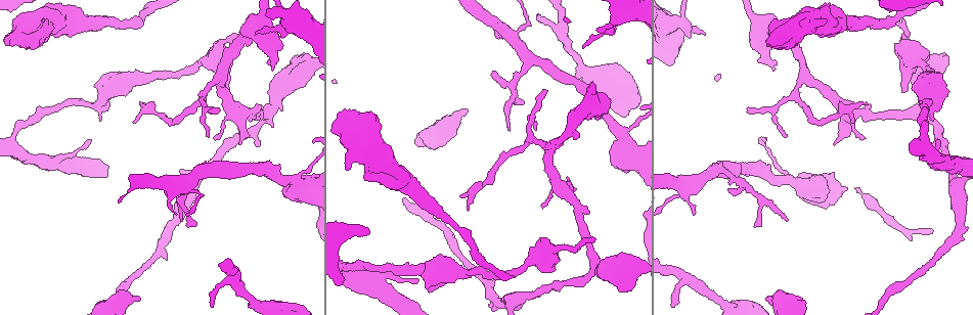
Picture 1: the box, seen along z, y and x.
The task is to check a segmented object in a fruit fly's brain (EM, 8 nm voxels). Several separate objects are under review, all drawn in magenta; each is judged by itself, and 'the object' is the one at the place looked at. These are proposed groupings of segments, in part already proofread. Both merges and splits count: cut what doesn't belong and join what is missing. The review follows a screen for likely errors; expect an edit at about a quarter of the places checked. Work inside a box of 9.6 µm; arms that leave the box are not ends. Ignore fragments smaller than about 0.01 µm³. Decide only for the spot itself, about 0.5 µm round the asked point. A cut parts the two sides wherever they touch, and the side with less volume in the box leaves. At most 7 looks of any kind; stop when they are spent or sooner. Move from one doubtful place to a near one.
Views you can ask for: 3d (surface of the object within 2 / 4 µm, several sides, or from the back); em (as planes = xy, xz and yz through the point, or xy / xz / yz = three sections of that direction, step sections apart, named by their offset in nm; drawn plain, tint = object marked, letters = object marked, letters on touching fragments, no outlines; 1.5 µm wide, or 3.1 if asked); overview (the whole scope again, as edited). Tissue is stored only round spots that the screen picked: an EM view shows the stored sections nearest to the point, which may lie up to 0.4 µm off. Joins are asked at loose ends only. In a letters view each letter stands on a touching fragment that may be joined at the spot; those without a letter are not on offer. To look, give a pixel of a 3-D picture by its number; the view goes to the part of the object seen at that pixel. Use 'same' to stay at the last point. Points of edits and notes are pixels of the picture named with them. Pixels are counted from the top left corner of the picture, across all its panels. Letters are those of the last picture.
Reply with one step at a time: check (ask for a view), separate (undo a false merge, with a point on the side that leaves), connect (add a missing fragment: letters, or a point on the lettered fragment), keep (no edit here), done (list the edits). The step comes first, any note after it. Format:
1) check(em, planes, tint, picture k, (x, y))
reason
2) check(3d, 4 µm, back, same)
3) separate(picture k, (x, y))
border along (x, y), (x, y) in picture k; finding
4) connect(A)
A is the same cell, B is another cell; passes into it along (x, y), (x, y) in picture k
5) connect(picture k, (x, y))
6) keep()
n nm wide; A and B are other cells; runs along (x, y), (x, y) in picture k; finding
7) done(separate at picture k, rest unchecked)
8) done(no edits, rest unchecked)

check(em, planes, letters, picture 1, (219, 110))
thin end

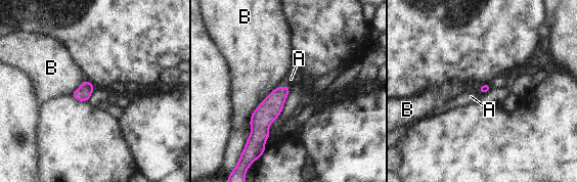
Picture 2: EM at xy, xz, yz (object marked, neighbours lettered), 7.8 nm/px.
connect(A)
A is the same cell, B is another cell; passes into it along (484, 88), (480, 89), (471, 96) in picture 2; the cell continues

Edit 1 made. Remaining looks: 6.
check(overview)

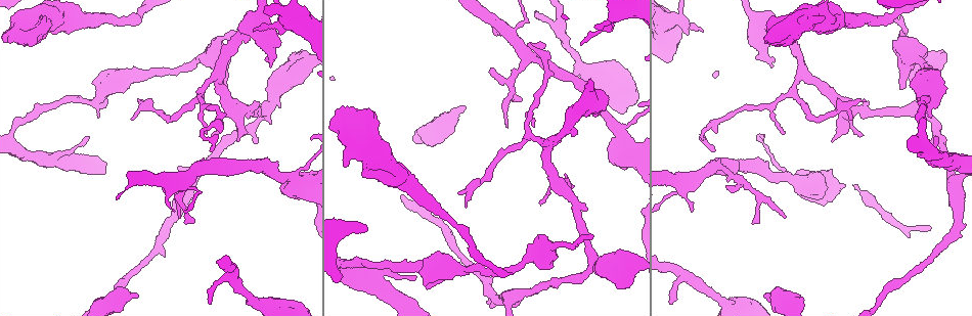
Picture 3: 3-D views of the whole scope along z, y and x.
check(em, xz, step 4, letters, picture 3, (681, 21))
small branch off a trunk

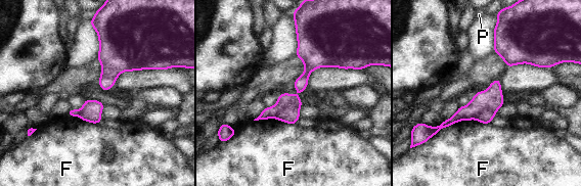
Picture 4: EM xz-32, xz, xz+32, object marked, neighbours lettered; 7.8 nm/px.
separate(picture 4, (291, 113))
F and P are other cells; a second cell is stuck on

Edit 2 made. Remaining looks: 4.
check(overview)
see it whole again

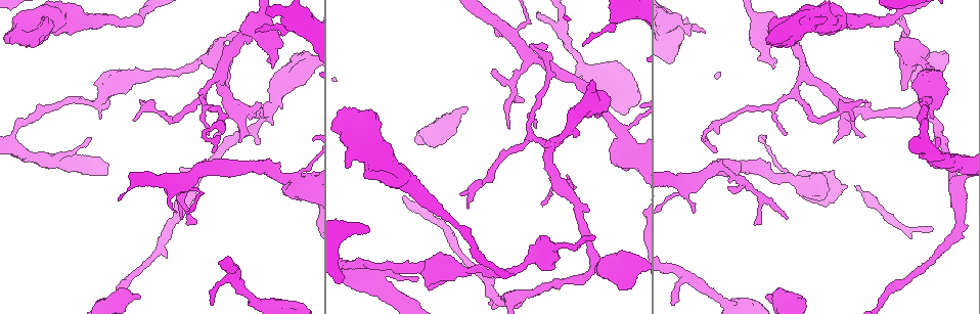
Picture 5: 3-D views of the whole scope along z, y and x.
check(3d, 4 µm, picture 5, (943, 59))
thick end

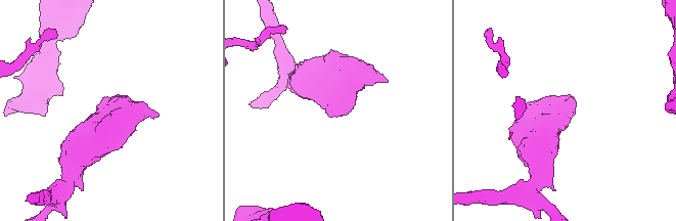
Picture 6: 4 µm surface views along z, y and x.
check(em, 3.1 µm, xz, step 16, letters, picture 6, (570, 104))

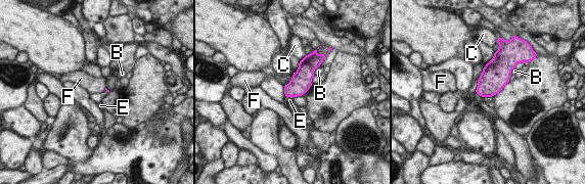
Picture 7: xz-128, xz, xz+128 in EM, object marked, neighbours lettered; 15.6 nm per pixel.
keep()
B, C, E and F are other cells; border along (293, 75), (291, 79), (283, 85) in picture 7; no lettered fragment goes on from it

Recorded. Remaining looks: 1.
done(connect at picture 2, separate at picture 4, rest unchecked)

